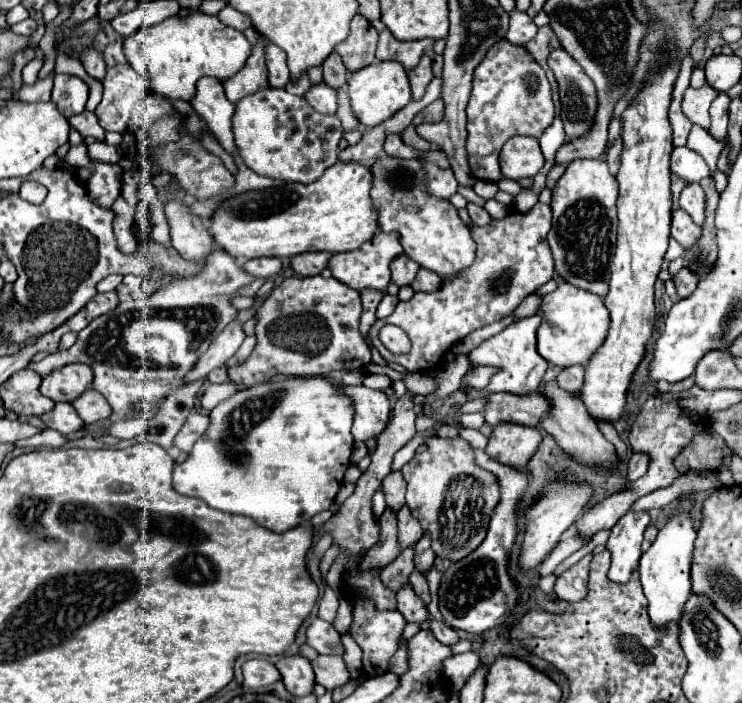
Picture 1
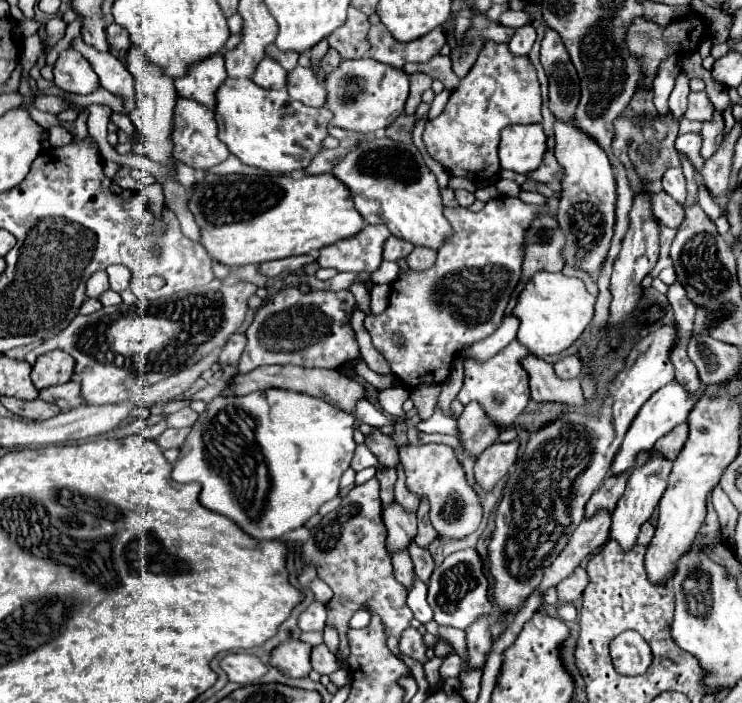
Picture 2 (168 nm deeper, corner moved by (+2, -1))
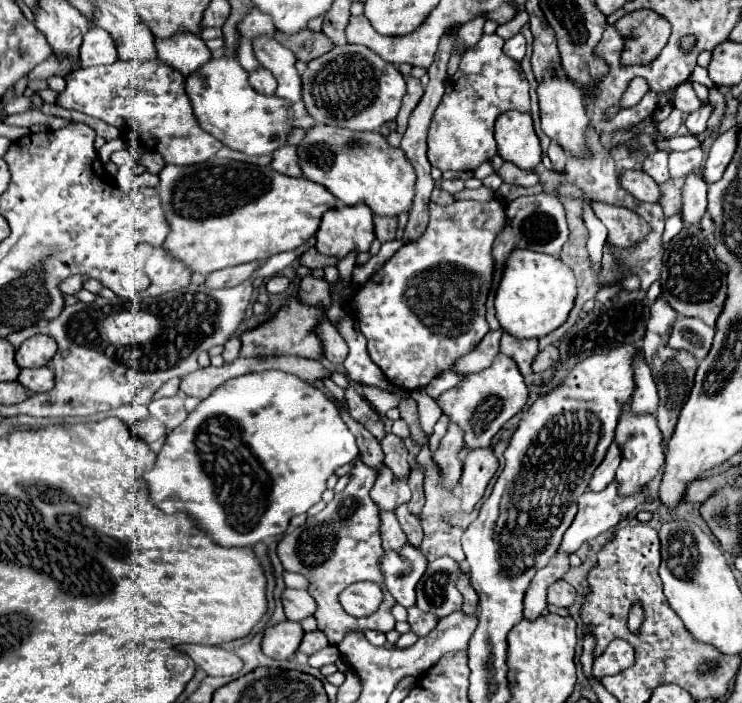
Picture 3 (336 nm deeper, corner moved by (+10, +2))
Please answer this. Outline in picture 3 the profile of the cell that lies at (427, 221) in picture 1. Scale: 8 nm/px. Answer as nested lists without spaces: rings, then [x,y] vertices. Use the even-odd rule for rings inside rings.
[[[315,124],[297,144],[299,168],[311,182],[325,186],[345,206],[365,202],[375,214],[397,216],[407,212],[415,194],[415,172],[401,148],[391,148],[379,132],[353,132]]]

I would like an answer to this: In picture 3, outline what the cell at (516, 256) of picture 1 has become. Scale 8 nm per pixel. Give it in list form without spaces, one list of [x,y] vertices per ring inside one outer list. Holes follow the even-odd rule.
[[[459,200],[449,206],[429,204],[429,224],[421,238],[403,244],[349,300],[349,312],[359,320],[359,330],[367,338],[369,356],[385,372],[387,380],[413,392],[425,388],[441,372],[451,370],[457,358],[469,354],[489,332],[485,322],[485,300],[493,278],[493,258],[489,248],[505,226],[505,206],[499,200],[473,202]]]

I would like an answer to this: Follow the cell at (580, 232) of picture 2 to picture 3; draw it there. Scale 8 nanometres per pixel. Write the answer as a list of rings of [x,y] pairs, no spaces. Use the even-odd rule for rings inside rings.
[[[559,68],[559,72],[549,72],[543,76],[543,80],[537,86],[537,98],[539,98],[543,132],[551,140],[557,140],[557,144],[561,144],[567,152],[571,152],[579,158],[587,158],[589,154],[585,150],[585,130],[589,124],[589,118],[585,112],[585,98],[583,98],[581,86],[577,82],[569,80],[569,76],[563,72],[563,68]]]

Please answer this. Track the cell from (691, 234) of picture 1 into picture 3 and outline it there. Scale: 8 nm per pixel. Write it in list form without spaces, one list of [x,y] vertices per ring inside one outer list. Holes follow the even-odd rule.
[[[625,170],[619,174],[619,184],[621,188],[625,188],[627,192],[631,192],[637,200],[645,200],[645,202],[659,202],[659,186],[655,184],[653,178],[645,176],[645,172],[641,170]]]

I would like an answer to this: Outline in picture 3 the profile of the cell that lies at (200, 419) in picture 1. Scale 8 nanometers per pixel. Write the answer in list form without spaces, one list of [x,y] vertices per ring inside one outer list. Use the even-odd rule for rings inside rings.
[[[153,416],[135,422],[135,424],[131,426],[131,432],[133,432],[133,436],[137,436],[139,440],[143,440],[143,442],[147,442],[147,444],[151,444],[151,442],[167,436],[167,430],[163,428],[163,424],[161,424],[157,418],[153,418]]]

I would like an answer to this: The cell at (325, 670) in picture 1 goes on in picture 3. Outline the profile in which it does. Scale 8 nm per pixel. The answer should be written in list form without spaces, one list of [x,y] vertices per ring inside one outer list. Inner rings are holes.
[[[315,630],[315,632],[307,632],[305,636],[303,636],[303,642],[301,642],[301,650],[305,652],[305,654],[313,654],[313,652],[317,652],[319,648],[325,648],[329,642],[327,642],[327,636],[321,632],[321,630]]]

